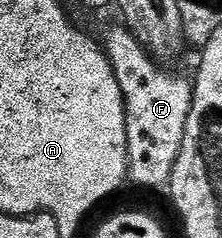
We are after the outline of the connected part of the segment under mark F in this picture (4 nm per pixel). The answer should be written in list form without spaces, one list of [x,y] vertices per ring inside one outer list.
[[[118,24],[112,27],[100,38],[100,45],[112,64],[112,72],[116,72],[116,84],[120,84],[120,92],[126,105],[129,181],[138,186],[165,187],[172,176],[176,156],[180,156],[180,144],[184,144],[184,130],[188,128],[188,114],[194,100],[194,82],[190,78],[181,78],[178,74],[165,74],[150,51],[140,44],[137,36],[131,30],[127,30],[125,25]]]

